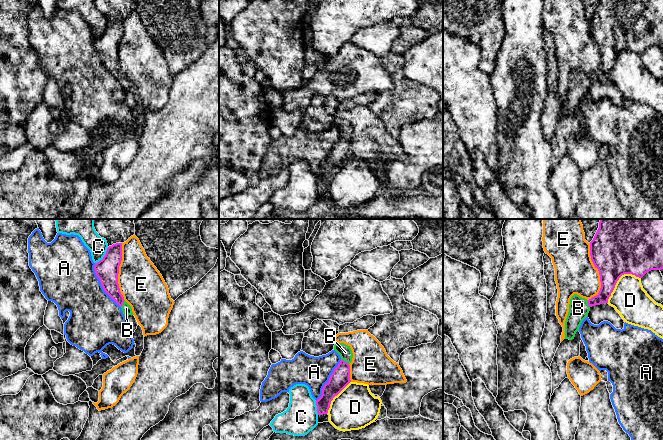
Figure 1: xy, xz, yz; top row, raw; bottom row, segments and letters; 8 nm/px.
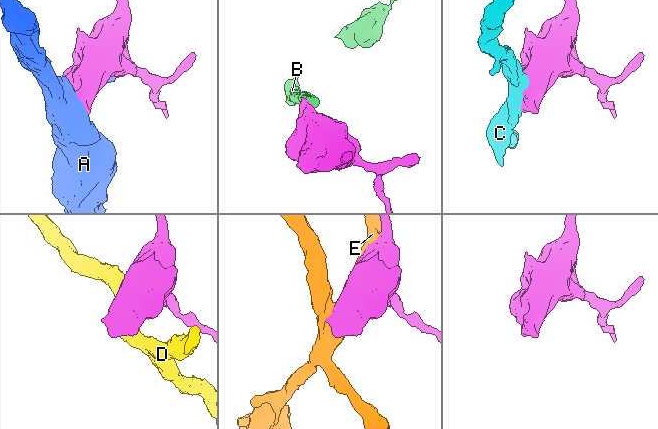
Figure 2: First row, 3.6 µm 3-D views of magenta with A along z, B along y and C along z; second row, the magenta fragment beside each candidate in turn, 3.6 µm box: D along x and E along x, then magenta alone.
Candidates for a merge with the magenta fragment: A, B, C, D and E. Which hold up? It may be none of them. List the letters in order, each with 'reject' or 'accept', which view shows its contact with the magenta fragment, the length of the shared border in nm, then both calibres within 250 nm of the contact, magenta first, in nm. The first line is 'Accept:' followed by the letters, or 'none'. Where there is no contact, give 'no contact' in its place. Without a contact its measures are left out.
Accept: B
A: reject | xy | 420 nm | 190/420 nm
B: accept | xz | 80 nm | 160/110 nm
C: reject | xy | 170 nm | 190/150 nm
D: reject | yz | 340 nm | 420/280 nm
E: reject | yz | 460 nm | 420/320 nm

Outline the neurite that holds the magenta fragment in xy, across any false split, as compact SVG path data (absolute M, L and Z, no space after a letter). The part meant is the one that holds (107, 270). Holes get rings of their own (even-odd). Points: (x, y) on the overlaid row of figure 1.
M122 243L107 248L102 260L94 269L104 291L122 308L124 316L134 315L131 306L124 300L118 284L119 266L122 261Z

